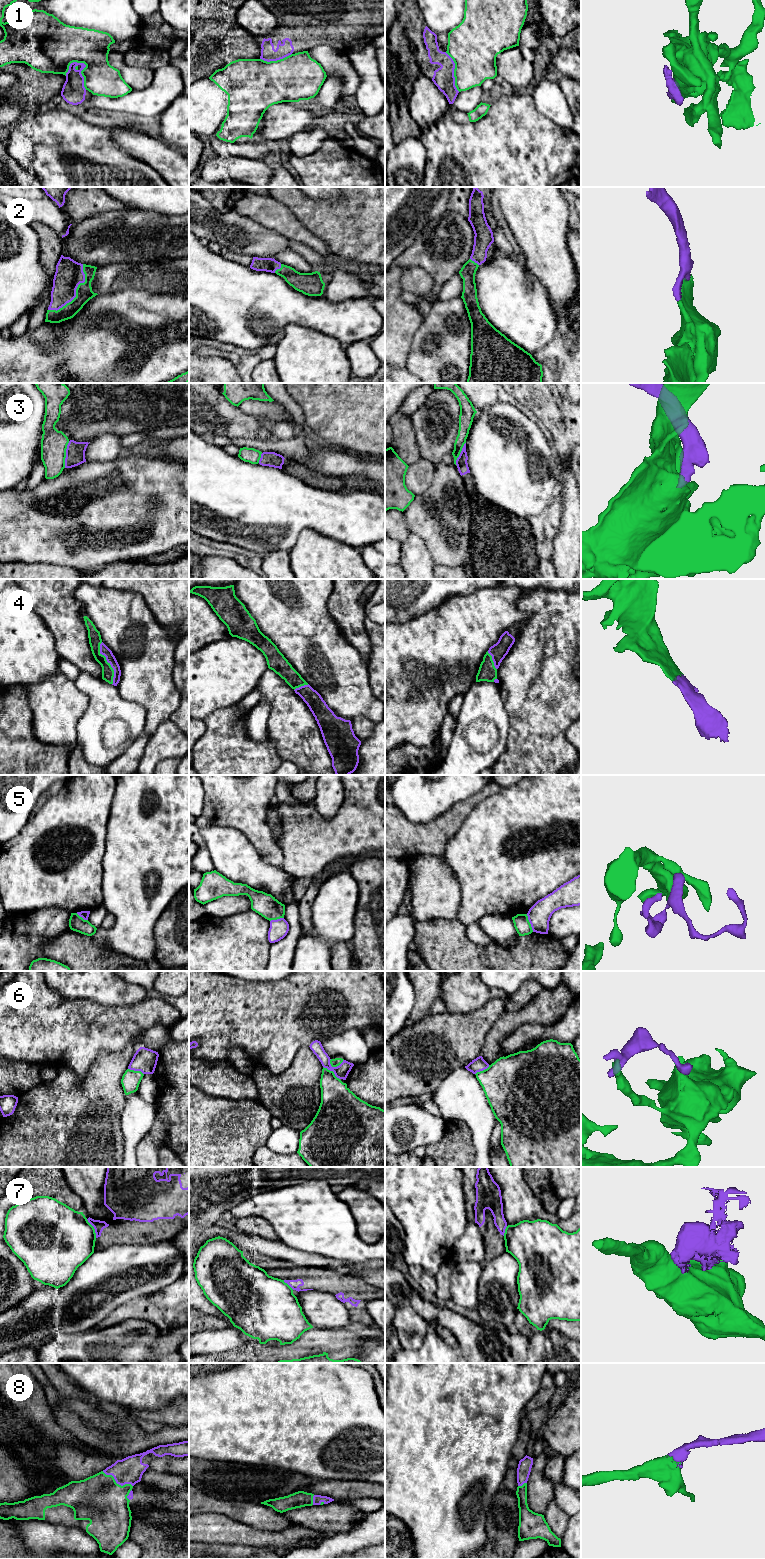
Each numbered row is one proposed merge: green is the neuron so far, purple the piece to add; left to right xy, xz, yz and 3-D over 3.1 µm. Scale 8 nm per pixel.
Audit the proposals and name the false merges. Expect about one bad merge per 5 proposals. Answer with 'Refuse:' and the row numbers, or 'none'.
Refuse: 1, 3, 5, 6, 7

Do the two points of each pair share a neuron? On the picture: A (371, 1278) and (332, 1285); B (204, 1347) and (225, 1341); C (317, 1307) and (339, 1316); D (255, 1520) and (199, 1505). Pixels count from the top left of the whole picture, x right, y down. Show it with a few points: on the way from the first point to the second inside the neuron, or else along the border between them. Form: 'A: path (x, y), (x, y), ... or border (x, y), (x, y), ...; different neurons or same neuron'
A: border (354, 1276), (362, 1278), (374, 1288); different neurons
B: path (209, 1342), (220, 1341); same neuron
C: path (322, 1309), (334, 1314); same neuron
D: path (241, 1512), (213, 1505); same neuron

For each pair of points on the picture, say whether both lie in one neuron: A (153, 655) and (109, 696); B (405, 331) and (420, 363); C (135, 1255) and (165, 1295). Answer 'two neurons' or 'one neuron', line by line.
A: two neurons
B: two neurons
C: two neurons

